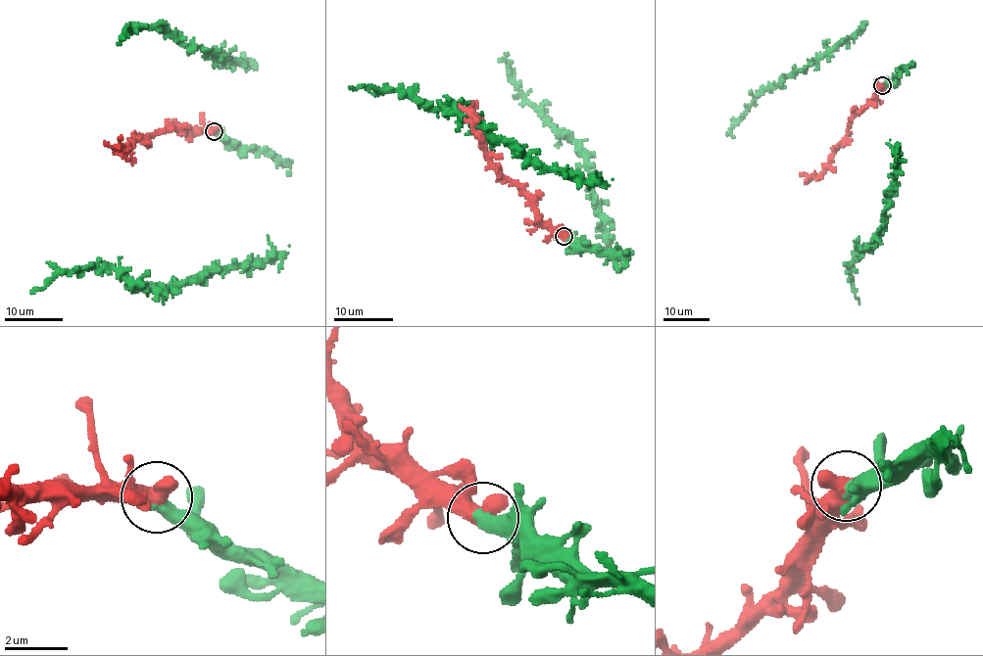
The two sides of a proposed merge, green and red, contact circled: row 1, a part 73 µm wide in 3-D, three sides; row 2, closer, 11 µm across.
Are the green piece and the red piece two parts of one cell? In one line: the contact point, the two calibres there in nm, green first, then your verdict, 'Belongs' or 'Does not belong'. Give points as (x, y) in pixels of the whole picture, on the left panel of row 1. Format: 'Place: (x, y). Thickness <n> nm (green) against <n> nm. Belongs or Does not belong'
Place: (214, 131). Thickness 460 nm (green) against 480 nm. Belongs

